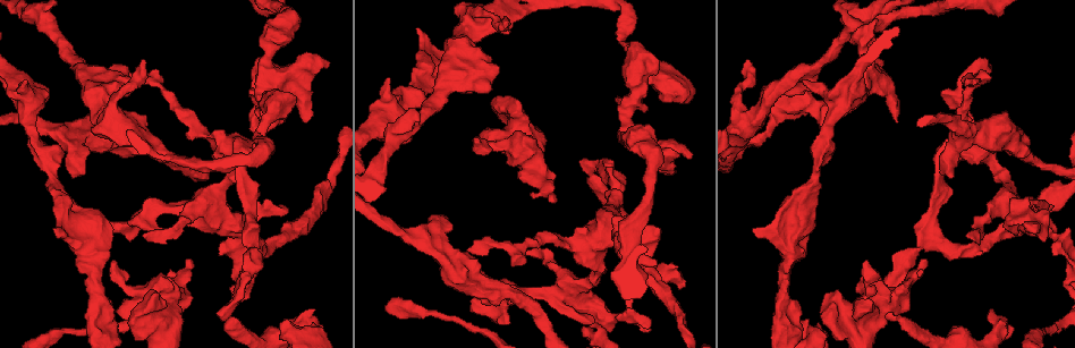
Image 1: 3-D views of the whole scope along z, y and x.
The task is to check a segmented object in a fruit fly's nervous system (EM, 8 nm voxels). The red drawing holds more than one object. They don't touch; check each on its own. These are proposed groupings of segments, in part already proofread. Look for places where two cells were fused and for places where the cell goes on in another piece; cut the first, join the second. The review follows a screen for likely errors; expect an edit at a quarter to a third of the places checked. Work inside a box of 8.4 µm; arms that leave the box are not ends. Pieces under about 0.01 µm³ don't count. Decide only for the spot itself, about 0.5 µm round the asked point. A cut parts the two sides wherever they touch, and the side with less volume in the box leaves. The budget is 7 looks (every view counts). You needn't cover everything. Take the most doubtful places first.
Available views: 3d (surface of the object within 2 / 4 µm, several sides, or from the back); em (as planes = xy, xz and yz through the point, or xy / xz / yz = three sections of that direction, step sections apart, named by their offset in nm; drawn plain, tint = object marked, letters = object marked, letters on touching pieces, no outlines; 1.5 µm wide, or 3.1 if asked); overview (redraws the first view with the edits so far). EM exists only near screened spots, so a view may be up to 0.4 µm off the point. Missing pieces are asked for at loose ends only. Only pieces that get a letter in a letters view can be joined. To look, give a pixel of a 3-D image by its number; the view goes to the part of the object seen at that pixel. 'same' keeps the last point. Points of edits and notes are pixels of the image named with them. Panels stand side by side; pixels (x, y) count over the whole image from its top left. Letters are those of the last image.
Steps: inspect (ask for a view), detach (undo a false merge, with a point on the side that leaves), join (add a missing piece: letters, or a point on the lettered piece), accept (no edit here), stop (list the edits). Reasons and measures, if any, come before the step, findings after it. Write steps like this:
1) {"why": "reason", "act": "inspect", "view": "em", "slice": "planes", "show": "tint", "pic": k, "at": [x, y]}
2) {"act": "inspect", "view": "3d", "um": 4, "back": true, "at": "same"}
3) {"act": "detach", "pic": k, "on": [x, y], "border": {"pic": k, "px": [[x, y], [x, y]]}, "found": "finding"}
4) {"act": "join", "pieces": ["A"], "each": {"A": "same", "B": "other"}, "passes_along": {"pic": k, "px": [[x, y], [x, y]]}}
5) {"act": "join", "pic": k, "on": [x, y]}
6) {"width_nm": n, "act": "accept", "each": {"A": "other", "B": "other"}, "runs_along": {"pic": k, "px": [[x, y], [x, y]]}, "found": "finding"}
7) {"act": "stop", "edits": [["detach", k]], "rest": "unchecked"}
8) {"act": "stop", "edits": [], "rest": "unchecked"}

{"why": "an open end", "act": "inspect", "view": "em", "slice": "planes", "show": "letters", "pic": 1, "at": [83, 175]}

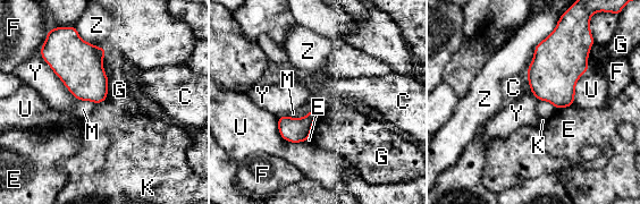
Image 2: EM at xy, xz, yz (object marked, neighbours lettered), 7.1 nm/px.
{"act": "accept", "each": {"C": "other", "E": "other", "F": "other", "G": "other", "K": "other", "M": "other", "U": "other", "Y": "other", "Z": "other"}, "border": {"pic": 2, "px": [[318, 104], [302, 117], [278, 118]]}, "found": "none of them fits"}

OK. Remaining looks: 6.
{"why": "free end", "act": "inspect", "view": "em", "slice": "planes", "show": "letters", "pic": 1, "at": [418, 27]}

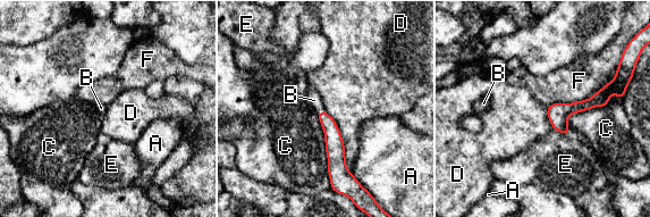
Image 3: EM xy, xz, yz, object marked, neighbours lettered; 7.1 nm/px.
{"act": "join", "pieces": ["B"], "each": {"A": "other", "B": "same", "C": "other", "D": "other", "E": "other", "F": "other"}, "passes_along": {"pic": 3, "px": [[334, 141], [320, 111], [314, 100]]}, "found": "the cell continues"}

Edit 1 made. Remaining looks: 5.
{"act": "inspect", "view": "overview"}

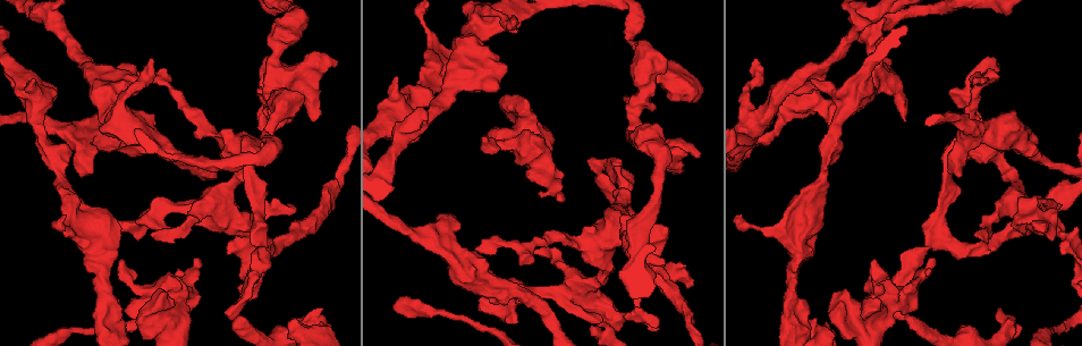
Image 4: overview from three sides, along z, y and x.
{"why": "calibre changes", "act": "inspect", "view": "3d", "um": 4, "pic": 4, "at": [423, 309]}

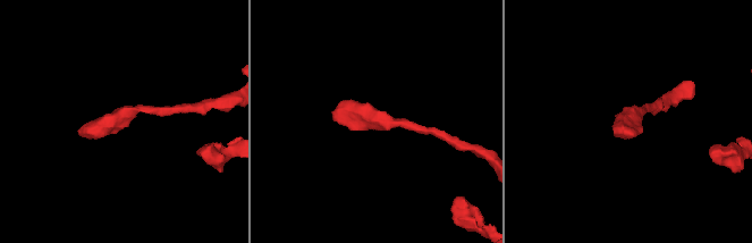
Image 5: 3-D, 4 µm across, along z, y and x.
{"act": "inspect", "view": "em", "slice": "xy", "step": 4, "show": "tint", "pic": 5, "at": [378, 116]}

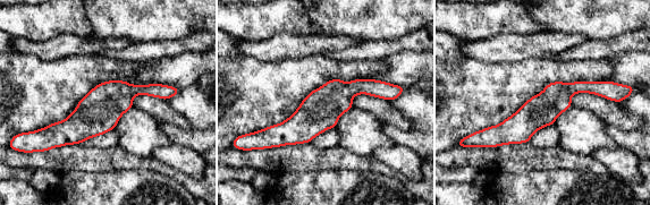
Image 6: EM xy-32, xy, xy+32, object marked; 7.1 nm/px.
{"act": "inspect", "view": "em", "slice": "planes", "show": "letters", "at": "same"}

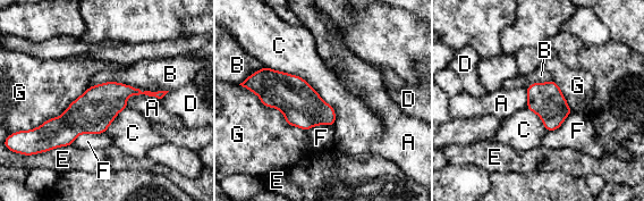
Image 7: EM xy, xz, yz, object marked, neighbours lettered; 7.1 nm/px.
{"act": "accept", "each": {"A": "other", "B": "other", "C": "other", "D": "other", "E": "other", "F": "other", "G": "other"}, "border": {"pic": 7, "px": [[160, 99], [132, 94], [126, 107]]}, "found": "all the same cell"}

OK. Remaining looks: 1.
{"act": "stop", "edits": [["join", 3]], "rest": "unchecked"}

